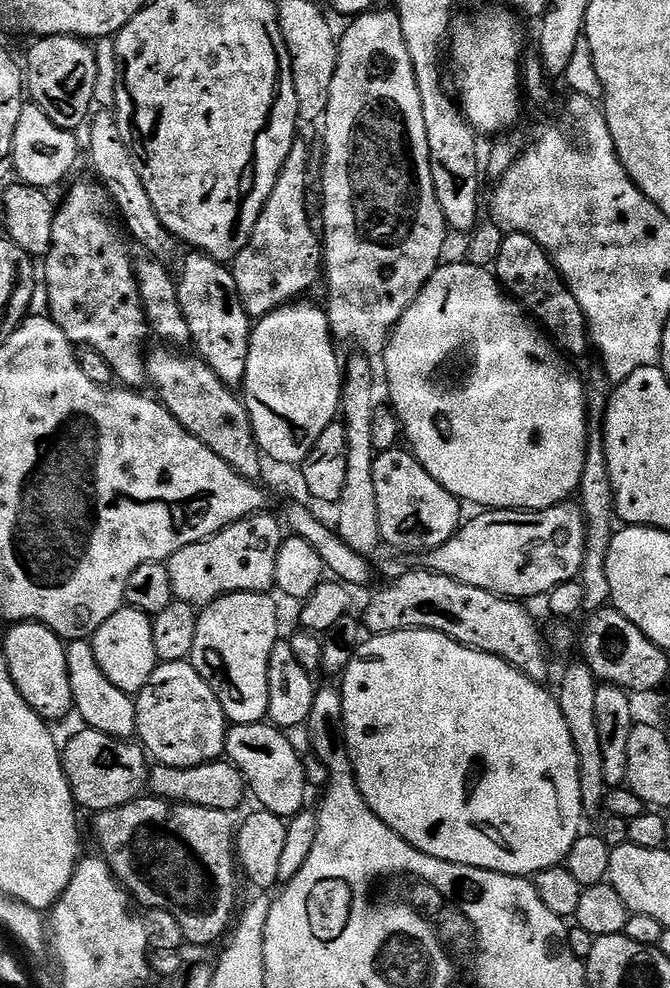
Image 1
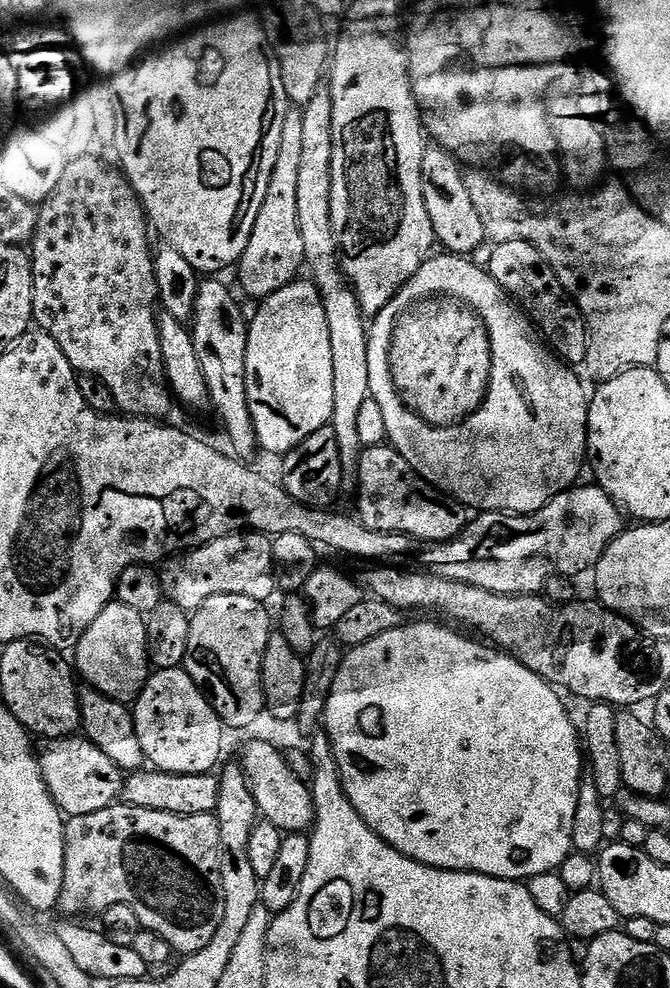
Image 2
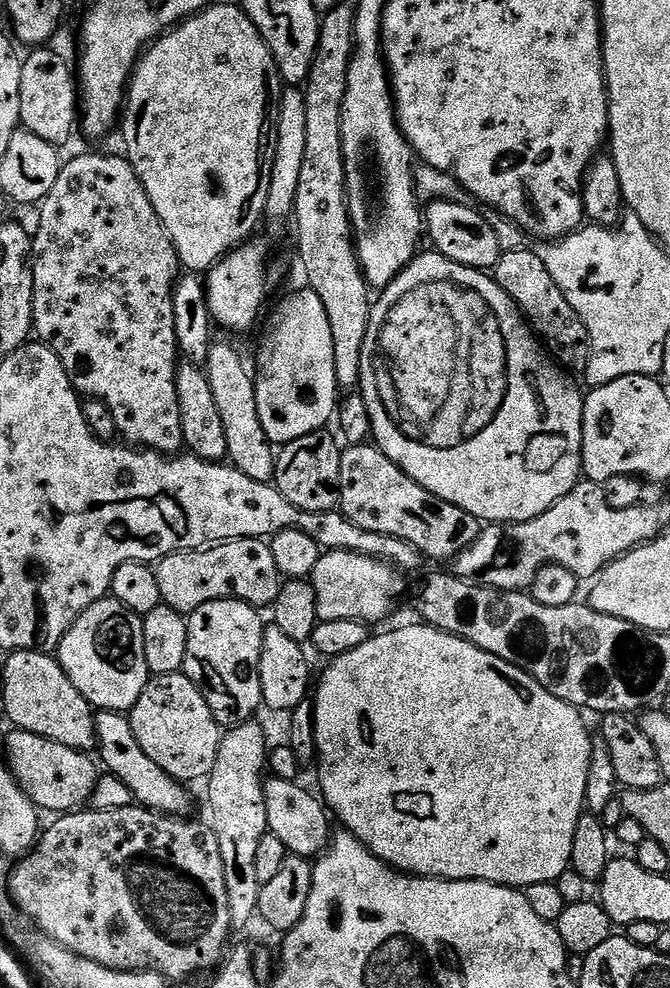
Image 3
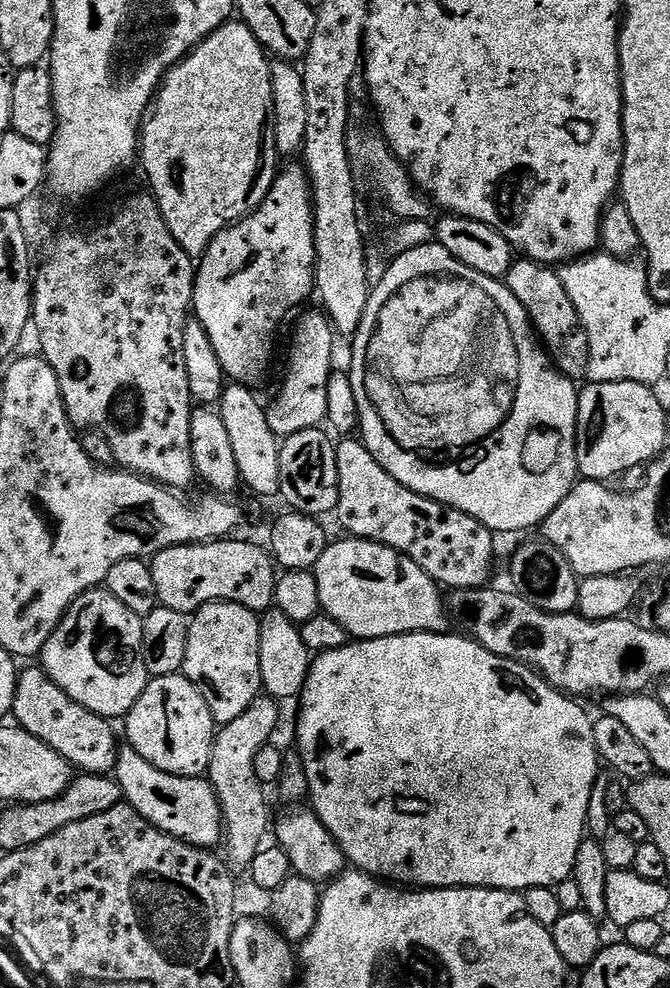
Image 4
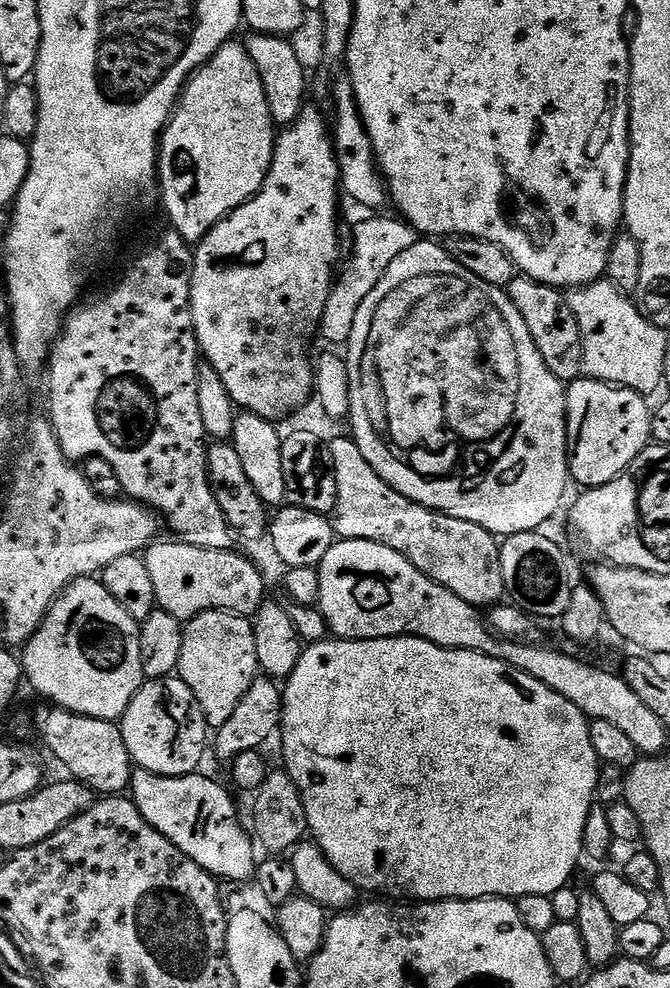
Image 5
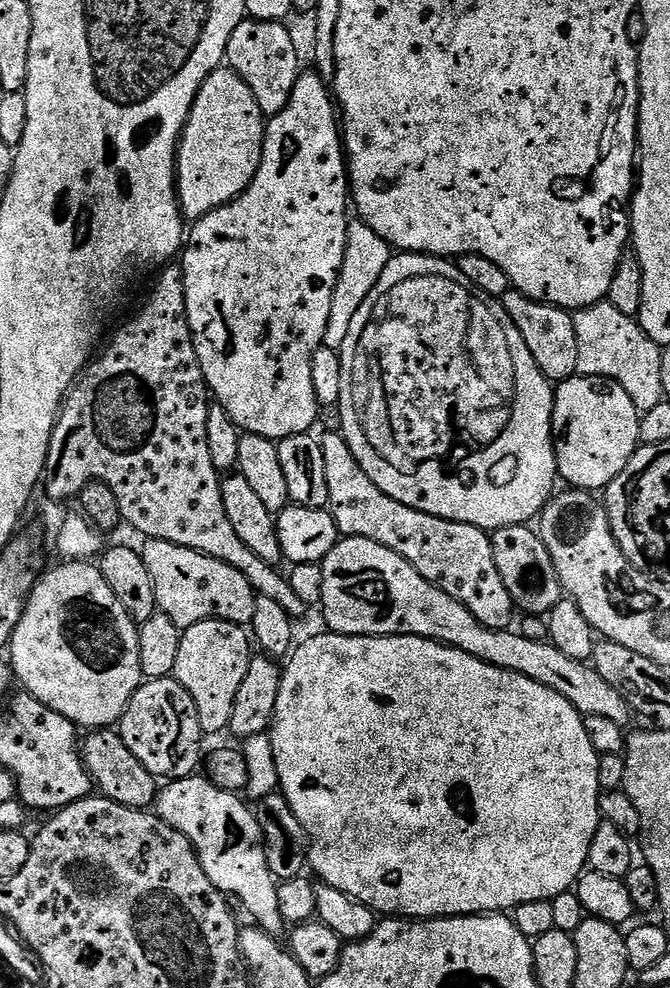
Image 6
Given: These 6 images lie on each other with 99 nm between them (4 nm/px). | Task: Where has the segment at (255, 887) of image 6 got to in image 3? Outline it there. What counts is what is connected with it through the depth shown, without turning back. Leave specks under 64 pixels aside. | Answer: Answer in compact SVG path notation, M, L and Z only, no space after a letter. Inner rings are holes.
M103 710L96 712L96 743L101 756L99 759L102 764L104 759L104 764L108 767L105 769L111 775L122 778L126 786L130 786L137 805L161 814L171 814L177 818L187 813L184 812L188 808L188 792L184 789L187 787L172 776L167 776L162 766L158 766L158 762L151 760L146 750L142 750L142 746L138 746L138 738L134 738L132 721L125 713Z

